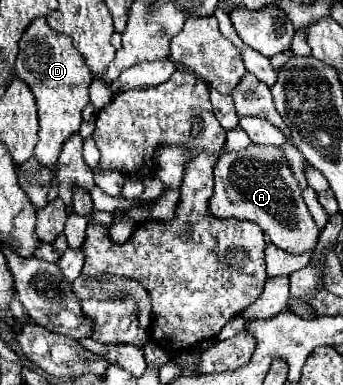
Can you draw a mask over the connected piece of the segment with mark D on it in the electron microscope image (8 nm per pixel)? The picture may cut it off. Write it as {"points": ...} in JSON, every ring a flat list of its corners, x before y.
{"points":[[40,16,40,20,34,20,26,28,20,40,16,74,30,86,38,104,38,120,40,120,38,138,40,140,34,148,34,154,38,156,40,164,48,166,54,172,62,142,72,132,80,130,80,124,82,124,80,114,84,106,90,102,88,86,92,80,92,72,88,72,88,66,84,64,84,56,80,58,76,48,72,46,72,38,48,28,46,18]]}

